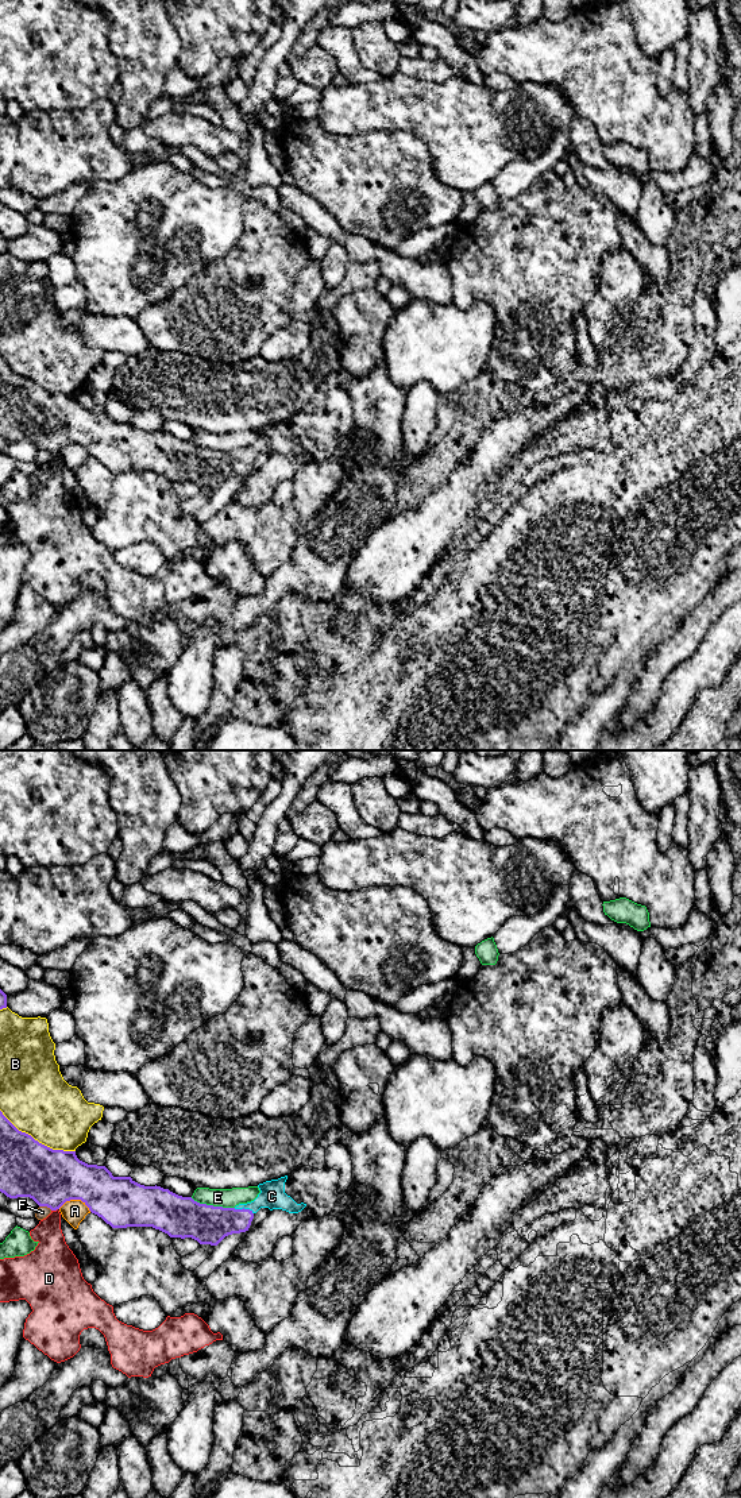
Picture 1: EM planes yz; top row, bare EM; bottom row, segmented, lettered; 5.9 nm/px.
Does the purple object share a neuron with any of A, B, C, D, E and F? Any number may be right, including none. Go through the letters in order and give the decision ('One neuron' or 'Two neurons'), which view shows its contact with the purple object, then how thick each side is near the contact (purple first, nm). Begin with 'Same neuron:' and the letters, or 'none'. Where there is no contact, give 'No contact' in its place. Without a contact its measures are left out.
Same neuron: C
A: Two neurons. Touches purple in yz. Thickness 340 nm (purple) against 140 nm
B: Two neurons. Touches purple in yz. Thickness 340 nm (purple) against 400 nm
C: One neuron. Touches purple in yz. Thickness 240 nm (purple) against 150 nm
D: Two neurons. Touches purple in yz. Thickness 340 nm (purple) against 190 nm
E: Two neurons. Touches purple in yz. Thickness 240 nm (purple) against 110 nm
F: Two neurons. Touches purple in yz. Thickness 340 nm (purple) against 70 nm

